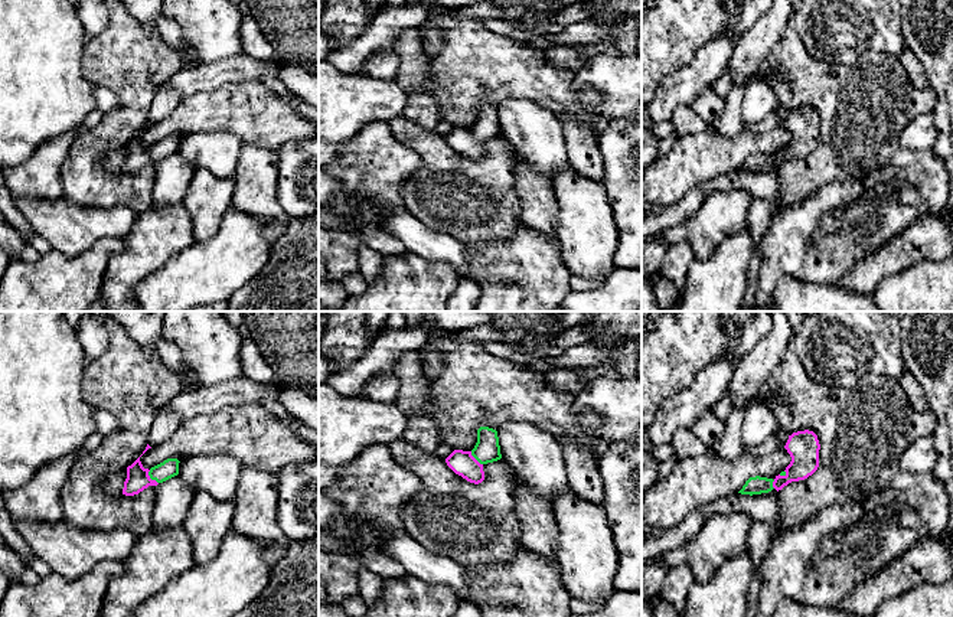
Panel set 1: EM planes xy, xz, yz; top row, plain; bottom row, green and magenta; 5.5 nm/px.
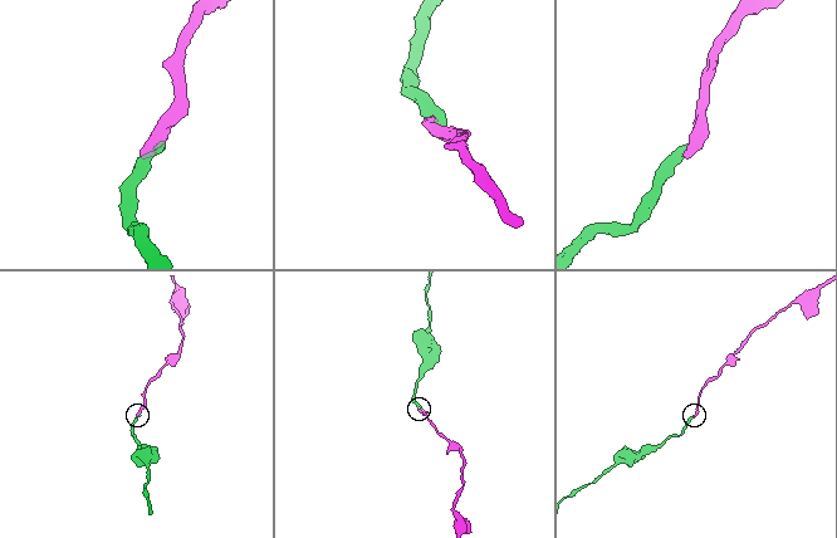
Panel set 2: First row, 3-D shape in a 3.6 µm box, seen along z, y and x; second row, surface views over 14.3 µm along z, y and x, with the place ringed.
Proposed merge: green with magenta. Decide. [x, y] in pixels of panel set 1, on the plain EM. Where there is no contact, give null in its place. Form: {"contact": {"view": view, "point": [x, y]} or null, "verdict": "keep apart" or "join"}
{"contact": {"view": "xy", "point": [150, 154]}, "verdict": "join"}

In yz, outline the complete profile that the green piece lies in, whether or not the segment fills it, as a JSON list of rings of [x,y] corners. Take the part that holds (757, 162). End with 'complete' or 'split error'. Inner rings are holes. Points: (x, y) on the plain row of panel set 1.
[[[813,108],[793,110],[789,112],[784,125],[792,134],[784,148],[776,153],[774,157],[760,153],[750,154],[738,170],[753,173],[768,170],[773,166],[779,169],[789,160],[804,157],[817,147],[820,121]]]; split error

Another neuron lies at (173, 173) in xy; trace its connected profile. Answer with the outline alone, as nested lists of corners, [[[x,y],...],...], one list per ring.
[[[174,153],[156,163],[153,208],[166,208],[183,202],[196,166]]]

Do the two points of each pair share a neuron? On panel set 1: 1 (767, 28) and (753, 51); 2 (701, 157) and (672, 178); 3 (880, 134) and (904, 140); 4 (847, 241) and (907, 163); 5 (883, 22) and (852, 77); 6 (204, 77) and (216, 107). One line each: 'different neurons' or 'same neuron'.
1: same neuron
2: same neuron
3: different neurons
4: same neuron
5: different neurons
6: different neurons

